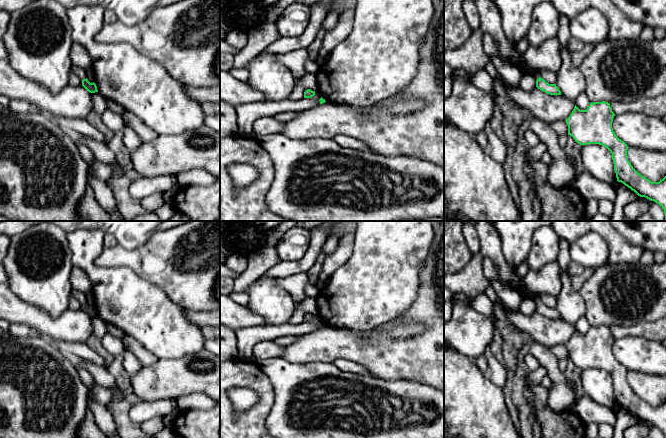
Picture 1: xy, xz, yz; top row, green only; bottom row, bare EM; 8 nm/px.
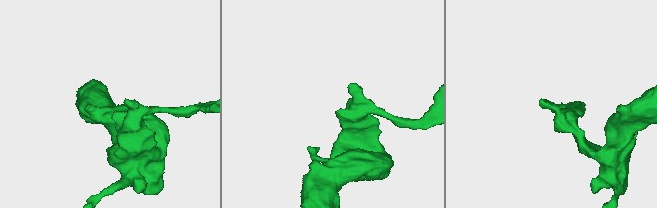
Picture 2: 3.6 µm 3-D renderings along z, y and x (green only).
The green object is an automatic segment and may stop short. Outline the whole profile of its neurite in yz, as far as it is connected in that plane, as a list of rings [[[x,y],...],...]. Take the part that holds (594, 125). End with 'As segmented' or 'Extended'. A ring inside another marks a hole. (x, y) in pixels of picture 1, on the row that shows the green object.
[[[605,101],[591,102],[586,110],[580,110],[575,105],[565,120],[568,135],[580,145],[599,144],[606,147],[612,154],[617,181],[638,196],[659,204],[664,210],[666,221],[666,176],[659,182],[652,182],[633,168],[627,156],[629,147],[613,131],[614,116],[610,103]]]. As segmented

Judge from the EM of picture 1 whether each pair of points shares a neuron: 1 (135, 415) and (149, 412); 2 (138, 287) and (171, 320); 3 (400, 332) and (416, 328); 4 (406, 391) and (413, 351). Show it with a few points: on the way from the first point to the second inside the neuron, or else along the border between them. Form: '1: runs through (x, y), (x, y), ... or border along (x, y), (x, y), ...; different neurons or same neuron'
1: runs through (138, 413), (146, 412); same neuron
2: runs through (146, 295), (163, 312); same neuron
3: runs through (404, 330), (412, 329); same neuron
4: border along (384, 380), (408, 379), (427, 383), (431, 386); different neurons

